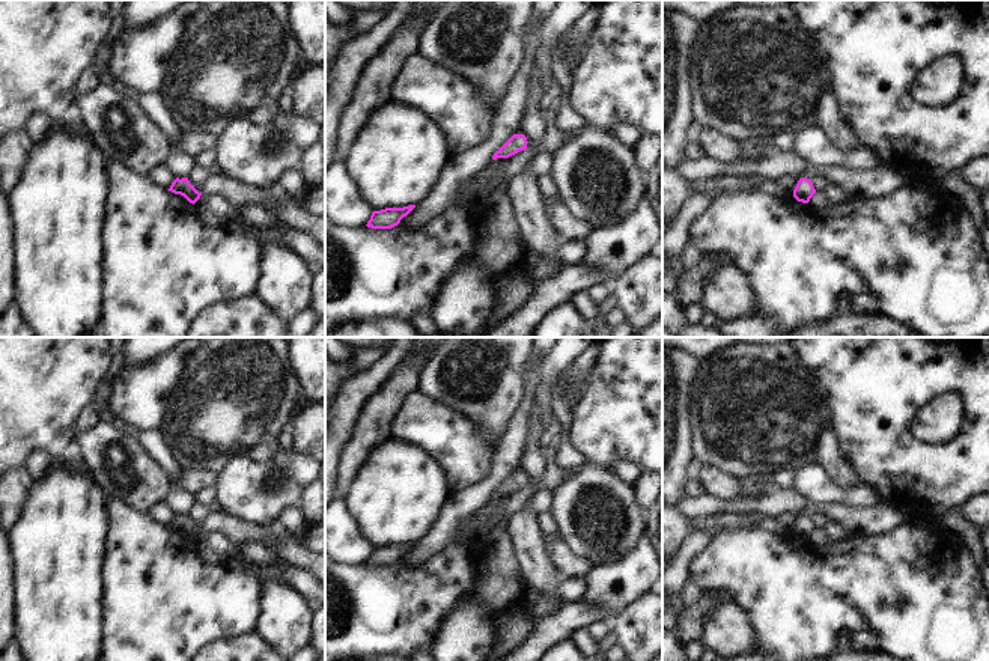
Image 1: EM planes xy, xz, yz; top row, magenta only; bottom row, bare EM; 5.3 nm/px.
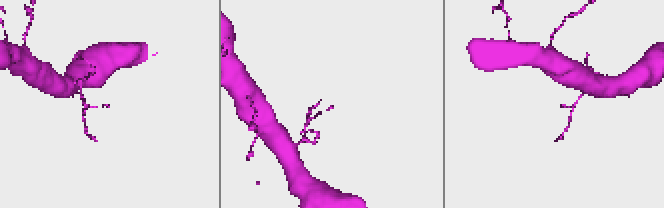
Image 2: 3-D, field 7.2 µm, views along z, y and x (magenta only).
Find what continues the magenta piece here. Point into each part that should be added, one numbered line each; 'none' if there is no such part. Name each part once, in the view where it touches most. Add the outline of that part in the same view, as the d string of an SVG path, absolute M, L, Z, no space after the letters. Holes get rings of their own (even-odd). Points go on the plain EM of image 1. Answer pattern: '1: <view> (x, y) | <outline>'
none

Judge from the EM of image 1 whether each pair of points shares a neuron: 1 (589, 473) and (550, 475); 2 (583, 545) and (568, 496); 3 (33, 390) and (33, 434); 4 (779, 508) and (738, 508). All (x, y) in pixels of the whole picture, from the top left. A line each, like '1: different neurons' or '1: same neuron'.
1: different neurons
2: same neuron
3: same neuron
4: same neuron

